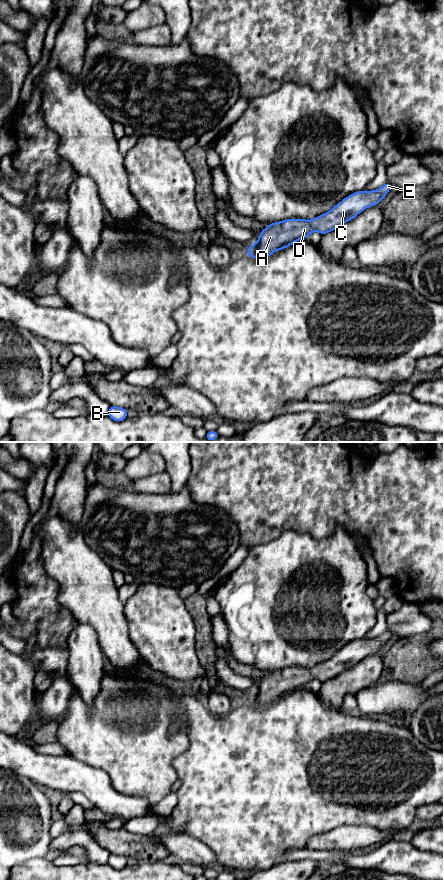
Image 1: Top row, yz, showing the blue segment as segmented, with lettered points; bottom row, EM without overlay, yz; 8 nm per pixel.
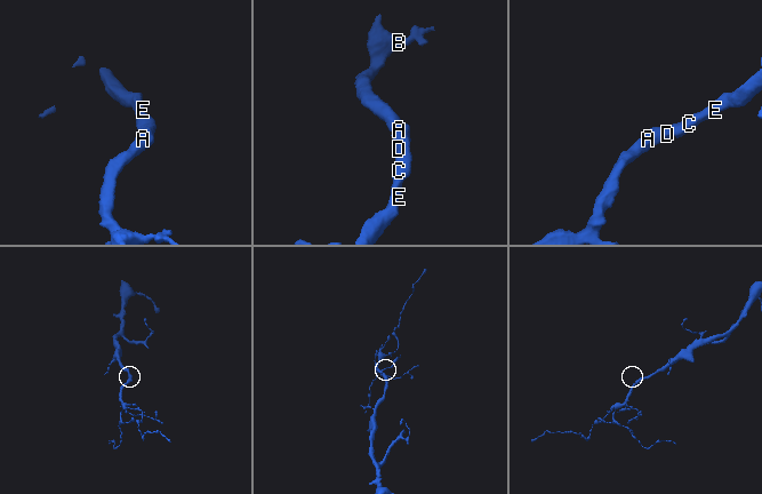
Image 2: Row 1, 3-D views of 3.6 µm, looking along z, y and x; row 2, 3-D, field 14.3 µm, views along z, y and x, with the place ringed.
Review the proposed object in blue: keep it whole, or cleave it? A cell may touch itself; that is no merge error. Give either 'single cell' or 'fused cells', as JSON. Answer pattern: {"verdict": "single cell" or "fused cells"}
{"verdict": "single cell"}

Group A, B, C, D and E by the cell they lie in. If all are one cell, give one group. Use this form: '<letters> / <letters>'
A B C D E

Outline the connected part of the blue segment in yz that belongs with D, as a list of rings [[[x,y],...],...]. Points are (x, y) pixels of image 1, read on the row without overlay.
[[[387,629],[380,637],[363,638],[344,646],[327,661],[312,668],[287,667],[269,672],[260,680],[258,689],[245,701],[255,707],[269,705],[274,699],[289,695],[300,687],[309,685],[314,679],[324,683],[350,669],[368,655],[378,651],[392,637]]]

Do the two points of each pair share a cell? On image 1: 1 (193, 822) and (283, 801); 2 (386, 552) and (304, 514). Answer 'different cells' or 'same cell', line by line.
1: same cell
2: same cell

